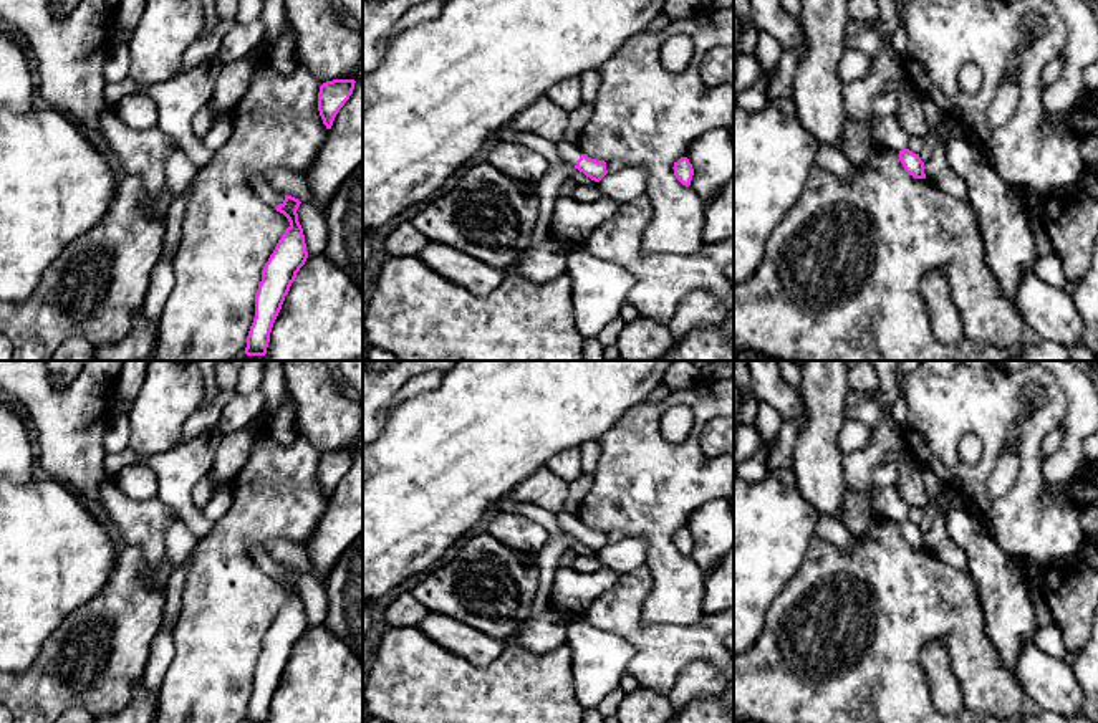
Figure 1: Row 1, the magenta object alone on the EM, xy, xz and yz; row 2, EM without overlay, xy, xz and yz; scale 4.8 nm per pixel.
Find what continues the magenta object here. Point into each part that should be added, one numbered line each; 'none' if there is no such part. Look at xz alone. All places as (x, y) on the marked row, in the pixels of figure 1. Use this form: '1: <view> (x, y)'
1: xz (570, 153)

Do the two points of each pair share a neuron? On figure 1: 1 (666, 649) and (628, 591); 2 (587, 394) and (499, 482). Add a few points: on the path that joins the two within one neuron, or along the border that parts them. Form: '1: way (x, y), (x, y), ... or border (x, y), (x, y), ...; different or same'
1: way (650, 639), (628, 617), (628, 608); same
2: way (565, 414), (519, 460); same

